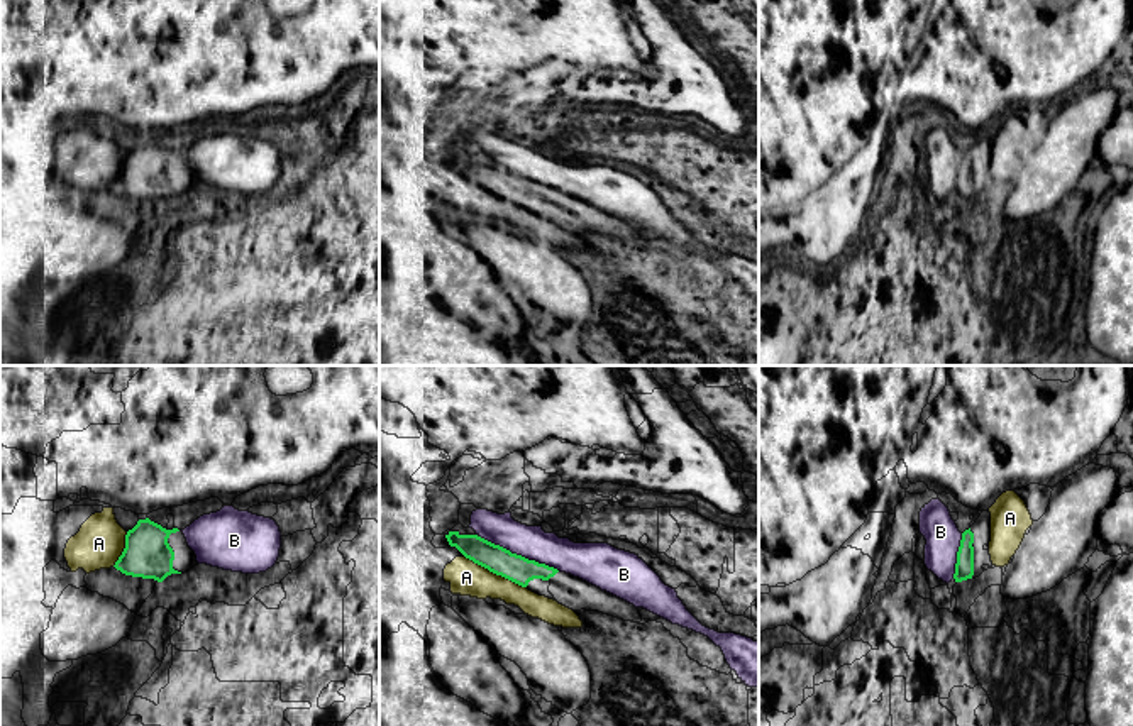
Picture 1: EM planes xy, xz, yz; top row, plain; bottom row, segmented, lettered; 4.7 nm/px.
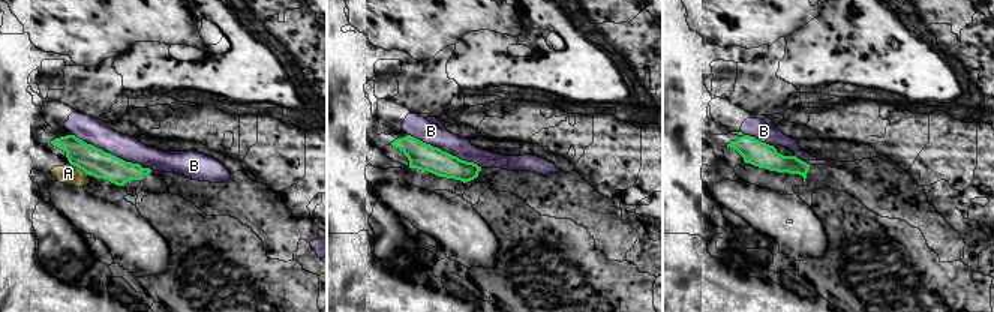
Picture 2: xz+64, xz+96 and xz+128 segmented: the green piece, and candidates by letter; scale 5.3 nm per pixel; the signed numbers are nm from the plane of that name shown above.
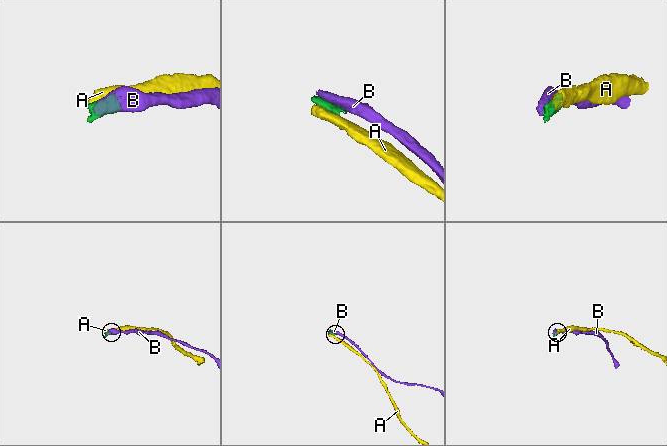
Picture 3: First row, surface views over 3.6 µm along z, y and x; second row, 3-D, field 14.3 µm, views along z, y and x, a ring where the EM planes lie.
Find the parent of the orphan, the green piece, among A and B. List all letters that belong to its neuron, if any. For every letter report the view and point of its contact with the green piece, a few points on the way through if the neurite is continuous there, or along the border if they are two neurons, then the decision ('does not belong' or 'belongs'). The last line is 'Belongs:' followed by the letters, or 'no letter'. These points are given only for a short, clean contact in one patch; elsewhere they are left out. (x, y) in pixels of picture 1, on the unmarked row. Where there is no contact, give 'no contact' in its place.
A: xz (495, 193) | along xz (464, 176), (525, 208) | does not belong
B: xz (519, 176) | does not belong
Belongs: no letter

